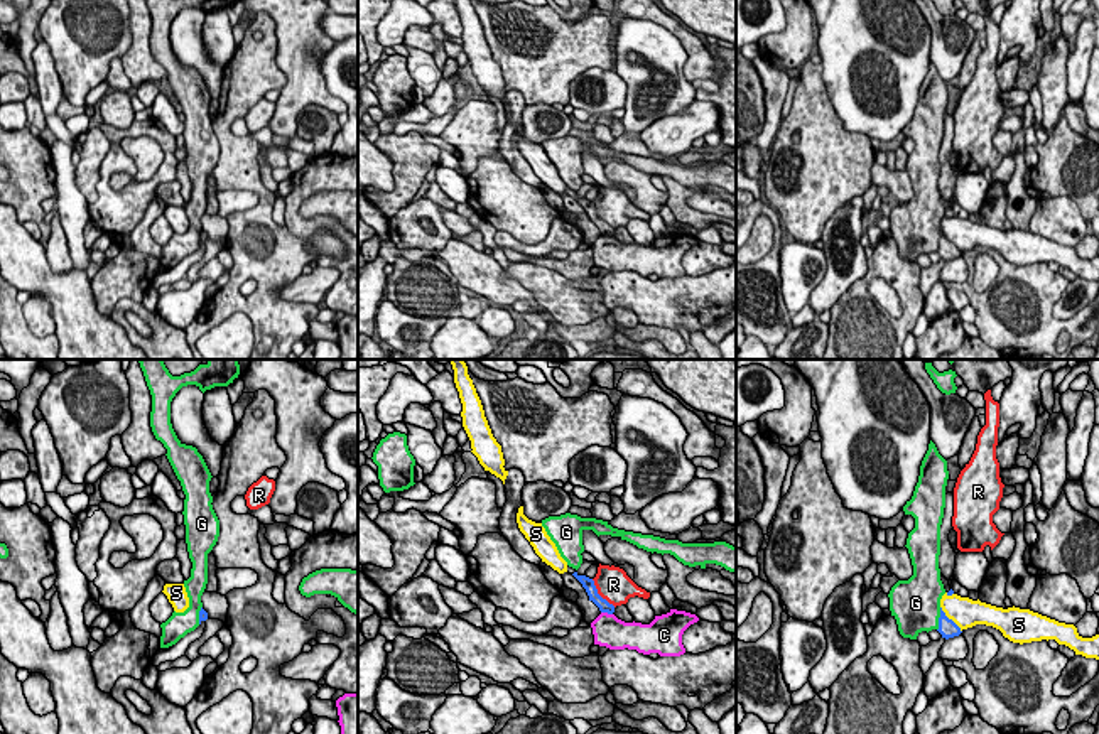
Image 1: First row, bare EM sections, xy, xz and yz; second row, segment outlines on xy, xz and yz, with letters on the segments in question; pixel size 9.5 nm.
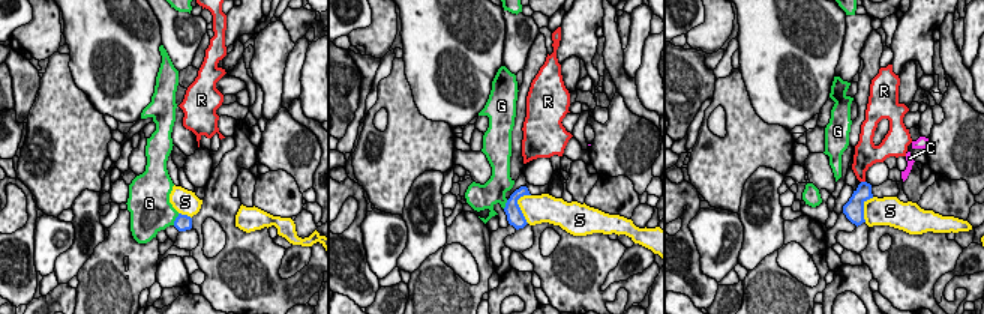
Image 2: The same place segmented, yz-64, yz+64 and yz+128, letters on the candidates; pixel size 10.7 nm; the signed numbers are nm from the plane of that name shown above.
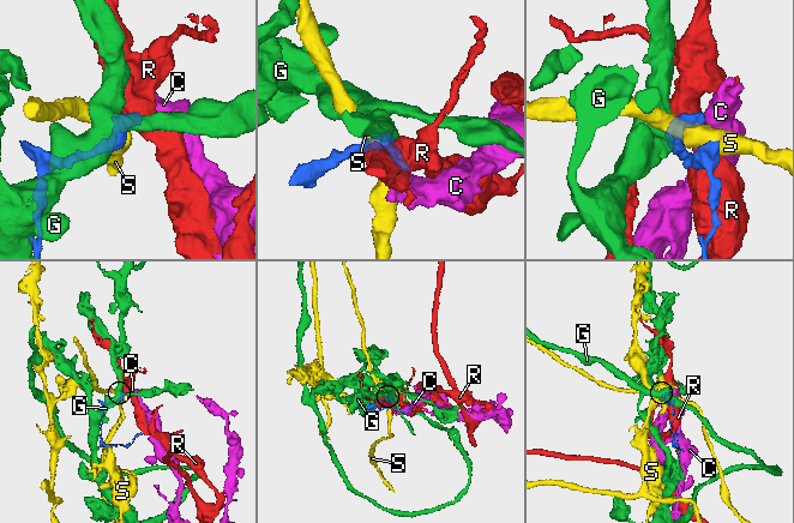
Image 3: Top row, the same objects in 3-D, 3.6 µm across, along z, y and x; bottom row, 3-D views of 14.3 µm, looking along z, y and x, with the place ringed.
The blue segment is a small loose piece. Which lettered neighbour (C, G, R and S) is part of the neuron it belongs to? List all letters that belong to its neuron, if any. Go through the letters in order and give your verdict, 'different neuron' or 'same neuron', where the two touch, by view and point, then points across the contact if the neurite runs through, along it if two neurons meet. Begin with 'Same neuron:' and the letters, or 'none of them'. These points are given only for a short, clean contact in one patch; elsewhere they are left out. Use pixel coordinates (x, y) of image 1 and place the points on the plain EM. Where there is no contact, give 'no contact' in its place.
Same neuron: none of them
C: different neuron; meets blue in xz at (606, 233); border along xz (601, 233), (611, 237)
G: different neuron; meets blue in yz at (939, 242); border along yz (941, 230), (937, 252)
R: different neuron; meets blue in xz at (598, 216)
S: different neuron; meets blue in yz at (951, 242)

